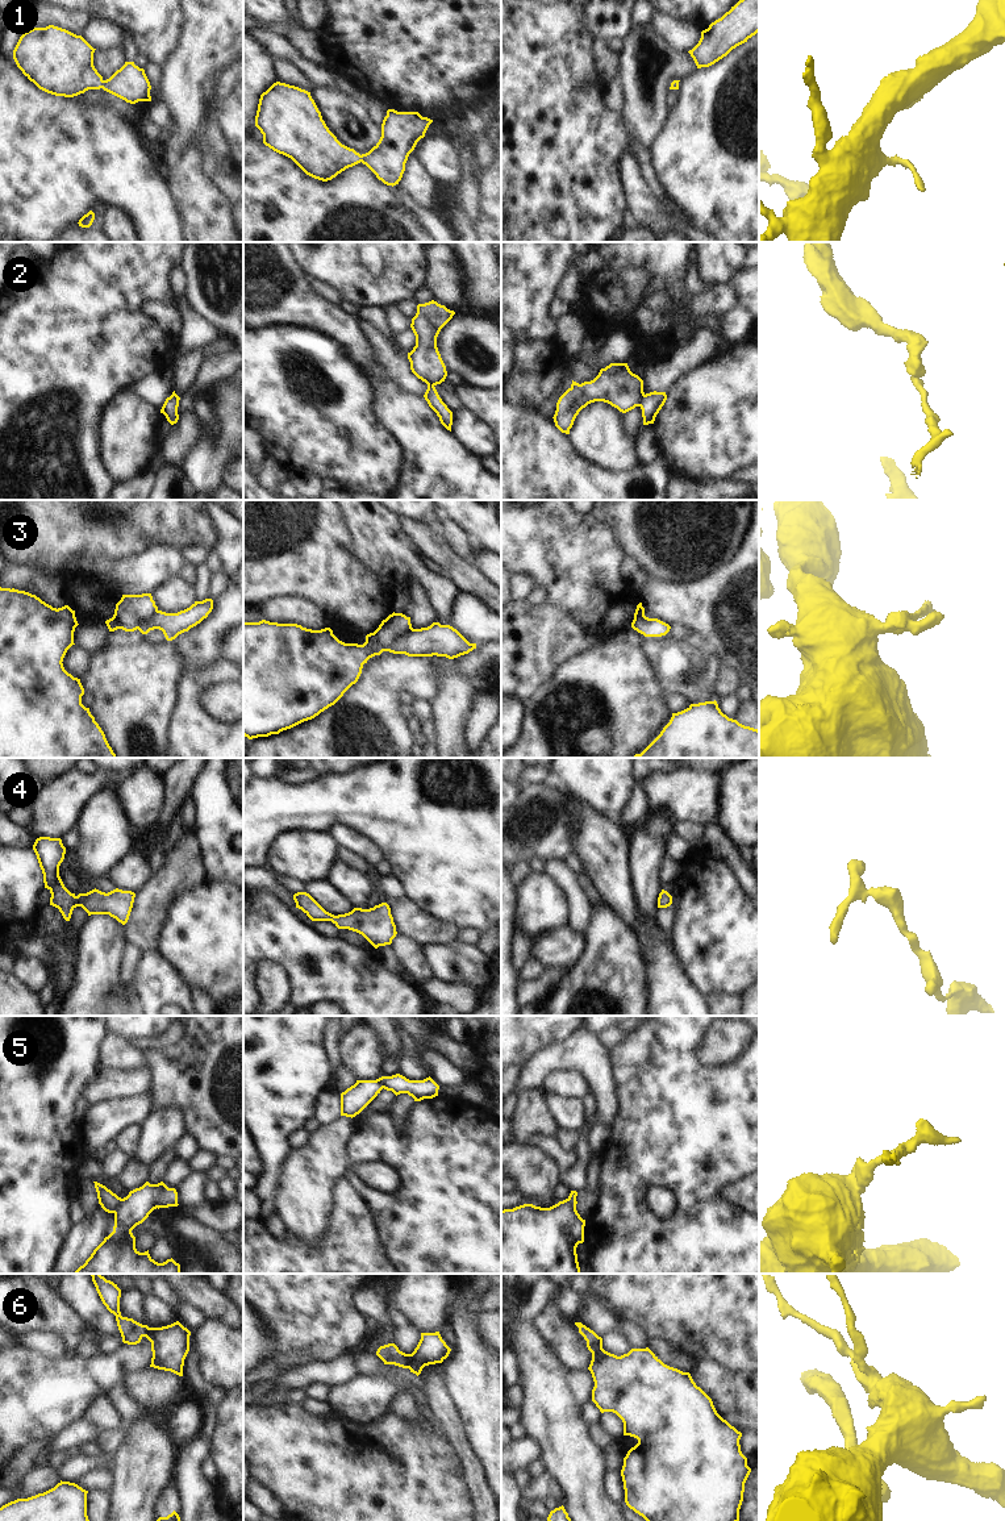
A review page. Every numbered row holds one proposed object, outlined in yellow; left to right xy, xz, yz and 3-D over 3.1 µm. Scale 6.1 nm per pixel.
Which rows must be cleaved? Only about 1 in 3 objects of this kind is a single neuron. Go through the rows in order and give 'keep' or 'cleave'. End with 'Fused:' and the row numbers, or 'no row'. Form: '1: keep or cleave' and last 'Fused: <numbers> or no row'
1: keep
2: cleave
3: cleave
4: keep
5: cleave
6: keep
Fused: 2, 3, 5

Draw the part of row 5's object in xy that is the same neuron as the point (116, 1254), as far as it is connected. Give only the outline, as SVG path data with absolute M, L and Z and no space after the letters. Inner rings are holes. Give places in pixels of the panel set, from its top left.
M146 1182L130 1191L114 1210L113 1232L74 1274L180 1274L180 1264L172 1258L158 1263L149 1250L139 1253L132 1233L154 1209L178 1205L176 1189L168 1188L163 1182Z

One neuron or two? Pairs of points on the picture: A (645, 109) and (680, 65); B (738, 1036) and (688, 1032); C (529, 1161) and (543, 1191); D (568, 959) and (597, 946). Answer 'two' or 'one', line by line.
A: one
B: two
C: one
D: two

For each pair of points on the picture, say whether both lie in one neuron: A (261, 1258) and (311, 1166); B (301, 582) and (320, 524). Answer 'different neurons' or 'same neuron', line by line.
A: different neurons
B: same neuron

